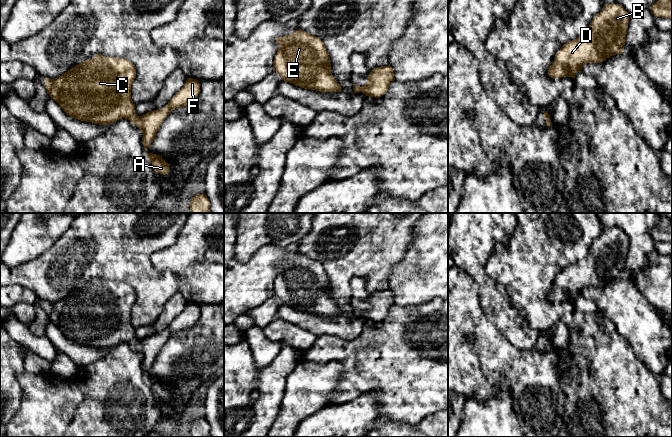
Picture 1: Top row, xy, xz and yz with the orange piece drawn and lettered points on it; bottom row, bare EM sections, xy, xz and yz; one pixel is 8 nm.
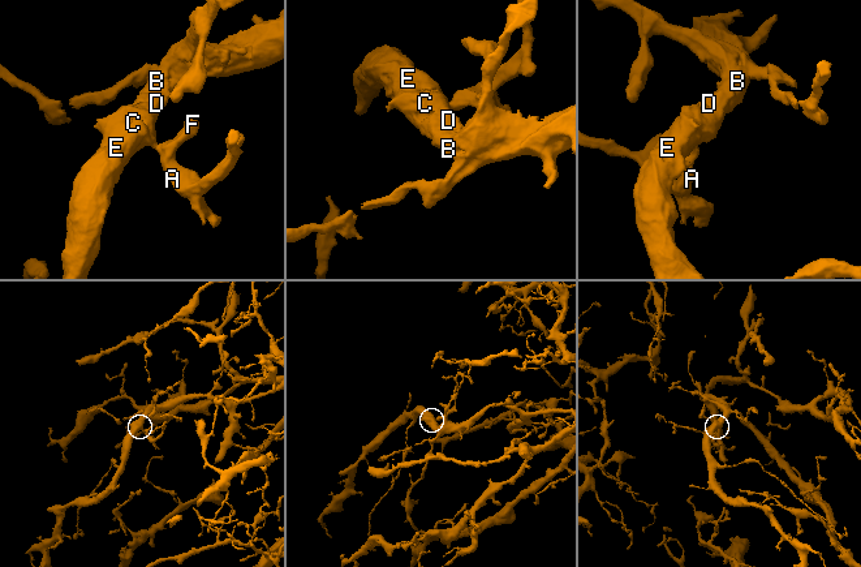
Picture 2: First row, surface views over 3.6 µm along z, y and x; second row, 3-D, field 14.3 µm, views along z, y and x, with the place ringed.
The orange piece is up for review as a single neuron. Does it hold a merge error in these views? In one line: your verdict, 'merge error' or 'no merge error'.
no merge error

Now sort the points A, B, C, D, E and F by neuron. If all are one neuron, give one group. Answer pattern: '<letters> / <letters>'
A B C D E F

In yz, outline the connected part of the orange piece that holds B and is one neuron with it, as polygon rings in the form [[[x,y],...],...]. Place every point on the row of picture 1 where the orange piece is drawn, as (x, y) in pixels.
[[[608,4],[591,21],[587,32],[565,43],[548,70],[553,79],[573,77],[587,63],[603,62],[624,52],[629,14],[620,4]]]

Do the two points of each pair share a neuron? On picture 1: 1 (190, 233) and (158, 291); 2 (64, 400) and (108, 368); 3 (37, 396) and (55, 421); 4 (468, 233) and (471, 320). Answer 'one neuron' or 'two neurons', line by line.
1: two neurons
2: two neurons
3: one neuron
4: two neurons

